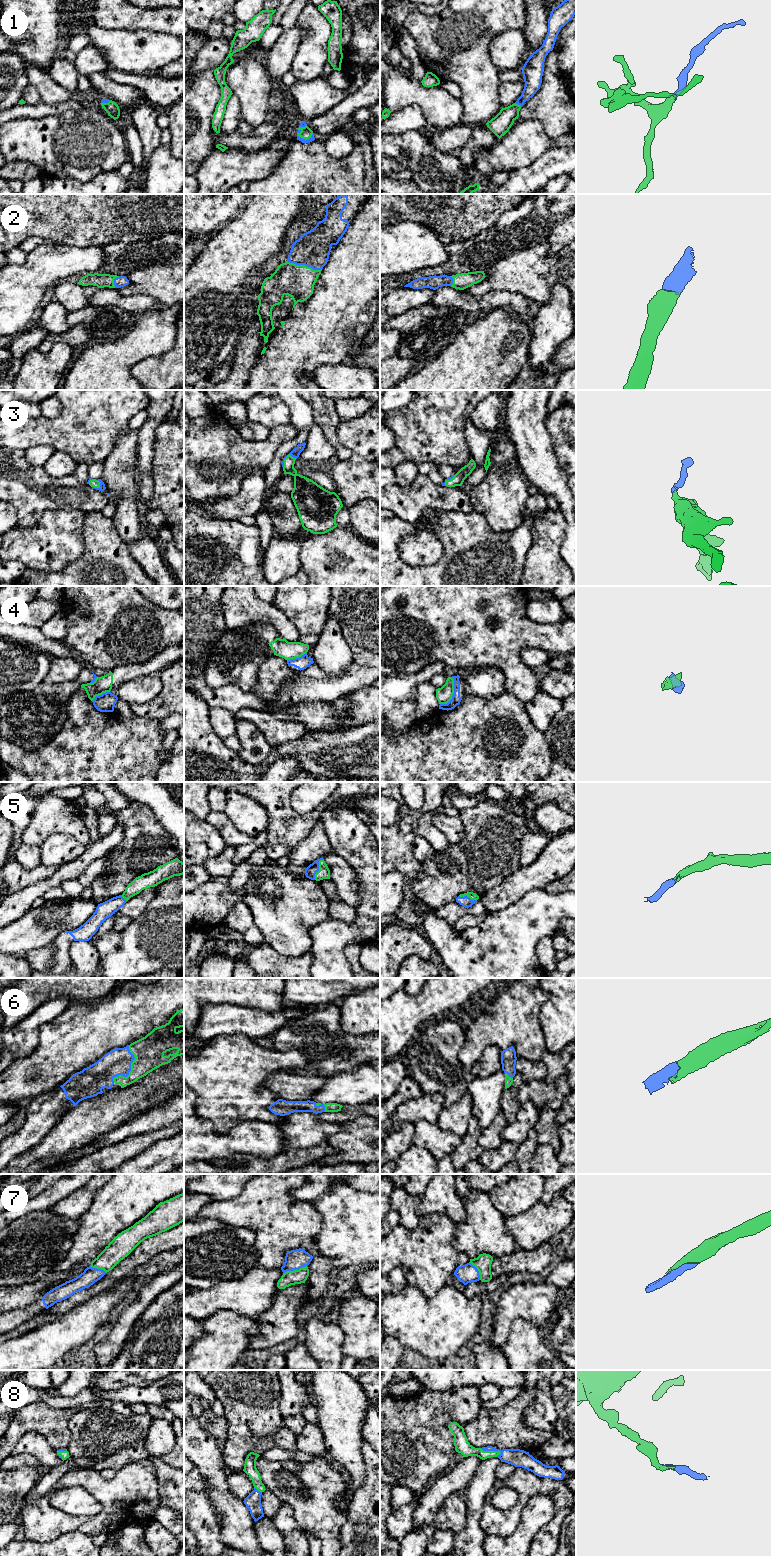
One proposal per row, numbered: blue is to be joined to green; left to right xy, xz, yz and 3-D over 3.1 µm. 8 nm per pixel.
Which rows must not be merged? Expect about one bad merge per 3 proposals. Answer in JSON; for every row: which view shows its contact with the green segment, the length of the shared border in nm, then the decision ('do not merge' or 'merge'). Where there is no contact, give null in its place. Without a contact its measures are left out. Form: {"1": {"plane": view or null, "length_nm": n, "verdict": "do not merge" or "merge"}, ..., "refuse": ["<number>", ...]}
{"1": {"plane": "xz", "length_nm": 140, "verdict": "merge"}, "2": {"plane": "xz", "length_nm": 280, "verdict": "merge"}, "3": {"plane": "xy", "length_nm": 80, "verdict": "merge"}, "4": {"plane": "yz", "length_nm": 240, "verdict": "do not merge"}, "5": {"plane": "xz", "length_nm": 180, "verdict": "merge"}, "6": {"plane": "xy", "length_nm": 340, "verdict": "merge"}, "7": {"plane": "xz", "length_nm": 200, "verdict": "merge"}, "8": {"plane": "yz", "length_nm": 180, "verdict": "merge"}, "refuse": ["4"]}

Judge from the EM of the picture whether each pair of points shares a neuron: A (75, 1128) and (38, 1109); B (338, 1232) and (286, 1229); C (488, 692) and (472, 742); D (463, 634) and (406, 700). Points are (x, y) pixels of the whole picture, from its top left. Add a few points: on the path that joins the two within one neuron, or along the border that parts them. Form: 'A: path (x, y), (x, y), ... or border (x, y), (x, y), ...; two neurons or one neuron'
A: border (72, 1106), (44, 1138); two neurons
B: border (315, 1208), (321, 1215), (322, 1225), (313, 1243); two neurons
C: border (504, 690), (490, 699), (483, 699), (465, 693); two neurons
D: border (445, 665), (439, 662), (432, 662), (418, 672); two neurons

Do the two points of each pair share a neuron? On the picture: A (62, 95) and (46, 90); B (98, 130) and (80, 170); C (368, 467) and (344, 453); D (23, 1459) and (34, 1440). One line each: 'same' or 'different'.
A: same
B: same
C: different
D: different

